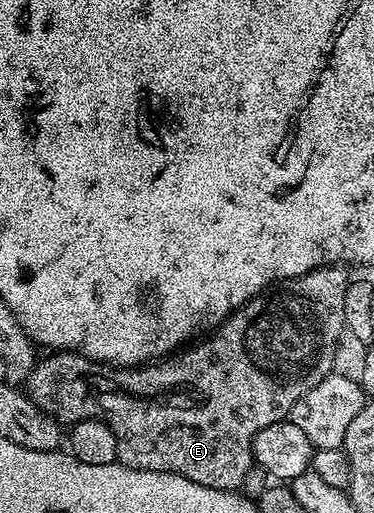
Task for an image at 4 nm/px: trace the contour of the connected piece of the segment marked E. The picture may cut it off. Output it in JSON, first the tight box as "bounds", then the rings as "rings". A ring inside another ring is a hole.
{"bounds":[26,265,350,492],"rings":[[[325,265],[315,267],[310,273],[300,275],[296,279],[286,279],[282,283],[277,283],[271,289],[255,295],[249,303],[244,303],[233,311],[219,327],[207,336],[209,339],[205,343],[200,343],[197,347],[189,346],[171,357],[161,357],[139,367],[113,367],[110,363],[95,363],[93,359],[88,358],[87,354],[81,353],[79,350],[57,350],[55,353],[45,354],[48,356],[45,359],[43,356],[28,375],[26,394],[61,425],[71,425],[83,419],[100,419],[106,425],[110,425],[110,429],[114,429],[114,437],[118,437],[118,462],[122,467],[139,471],[165,471],[186,477],[198,485],[206,485],[210,489],[239,492],[243,488],[240,486],[248,479],[248,470],[253,470],[254,467],[252,458],[254,437],[258,437],[258,433],[262,433],[262,429],[266,429],[266,425],[285,422],[291,416],[296,402],[307,391],[314,389],[314,385],[318,385],[318,381],[333,374],[332,362],[336,359],[336,346],[339,345],[340,338],[345,338],[346,335],[342,308],[350,282],[348,271],[349,268],[344,265]]]}

